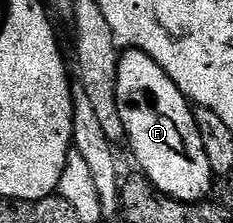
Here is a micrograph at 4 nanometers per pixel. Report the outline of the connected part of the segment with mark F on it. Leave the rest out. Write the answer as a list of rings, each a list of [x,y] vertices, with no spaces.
[[[125,48],[120,53],[117,61],[117,105],[123,118],[127,145],[137,159],[136,167],[145,174],[154,188],[176,200],[200,202],[206,199],[213,188],[215,177],[207,158],[207,150],[203,150],[203,138],[199,138],[199,126],[193,117],[194,105],[165,73],[163,66],[151,58],[151,54],[138,48]]]

